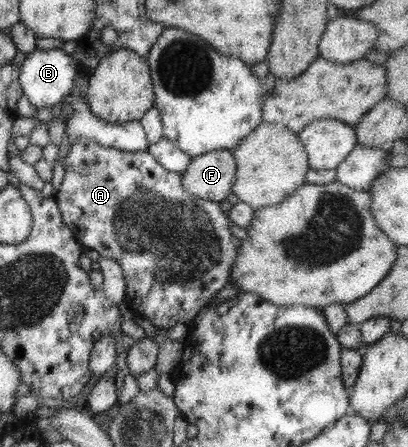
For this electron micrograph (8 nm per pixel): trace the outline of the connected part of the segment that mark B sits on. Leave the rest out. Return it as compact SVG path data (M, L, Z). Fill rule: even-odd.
M37 49L30 52L19 69L19 85L21 85L23 95L27 96L29 102L37 109L55 106L57 102L61 102L63 98L75 91L77 63L72 55L65 53L63 49Z

